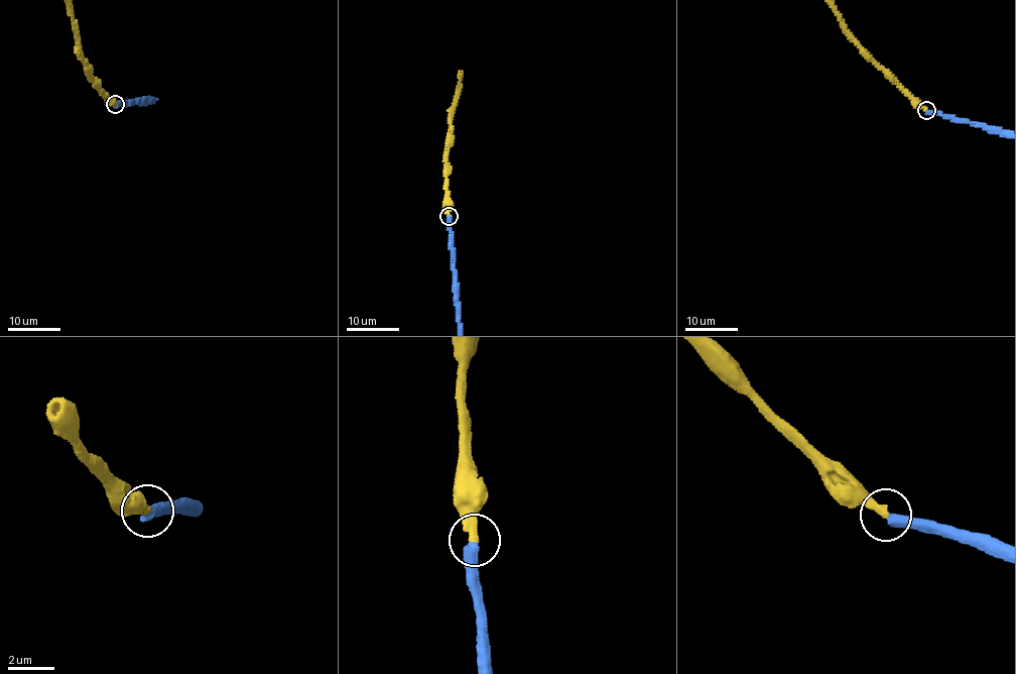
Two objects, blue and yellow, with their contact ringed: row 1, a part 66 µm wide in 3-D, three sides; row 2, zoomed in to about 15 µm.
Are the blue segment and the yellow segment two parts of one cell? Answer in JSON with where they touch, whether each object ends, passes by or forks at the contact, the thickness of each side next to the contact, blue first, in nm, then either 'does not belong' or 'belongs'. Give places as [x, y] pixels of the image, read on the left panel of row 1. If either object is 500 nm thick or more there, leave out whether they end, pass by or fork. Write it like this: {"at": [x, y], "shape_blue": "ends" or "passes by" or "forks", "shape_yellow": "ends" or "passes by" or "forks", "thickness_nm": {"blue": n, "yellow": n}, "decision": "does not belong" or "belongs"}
{"at": [115, 104], "shape_blue": "ends", "shape_yellow": "ends", "thickness_nm": {"blue": 440, "yellow": 400}, "decision": "belongs"}

